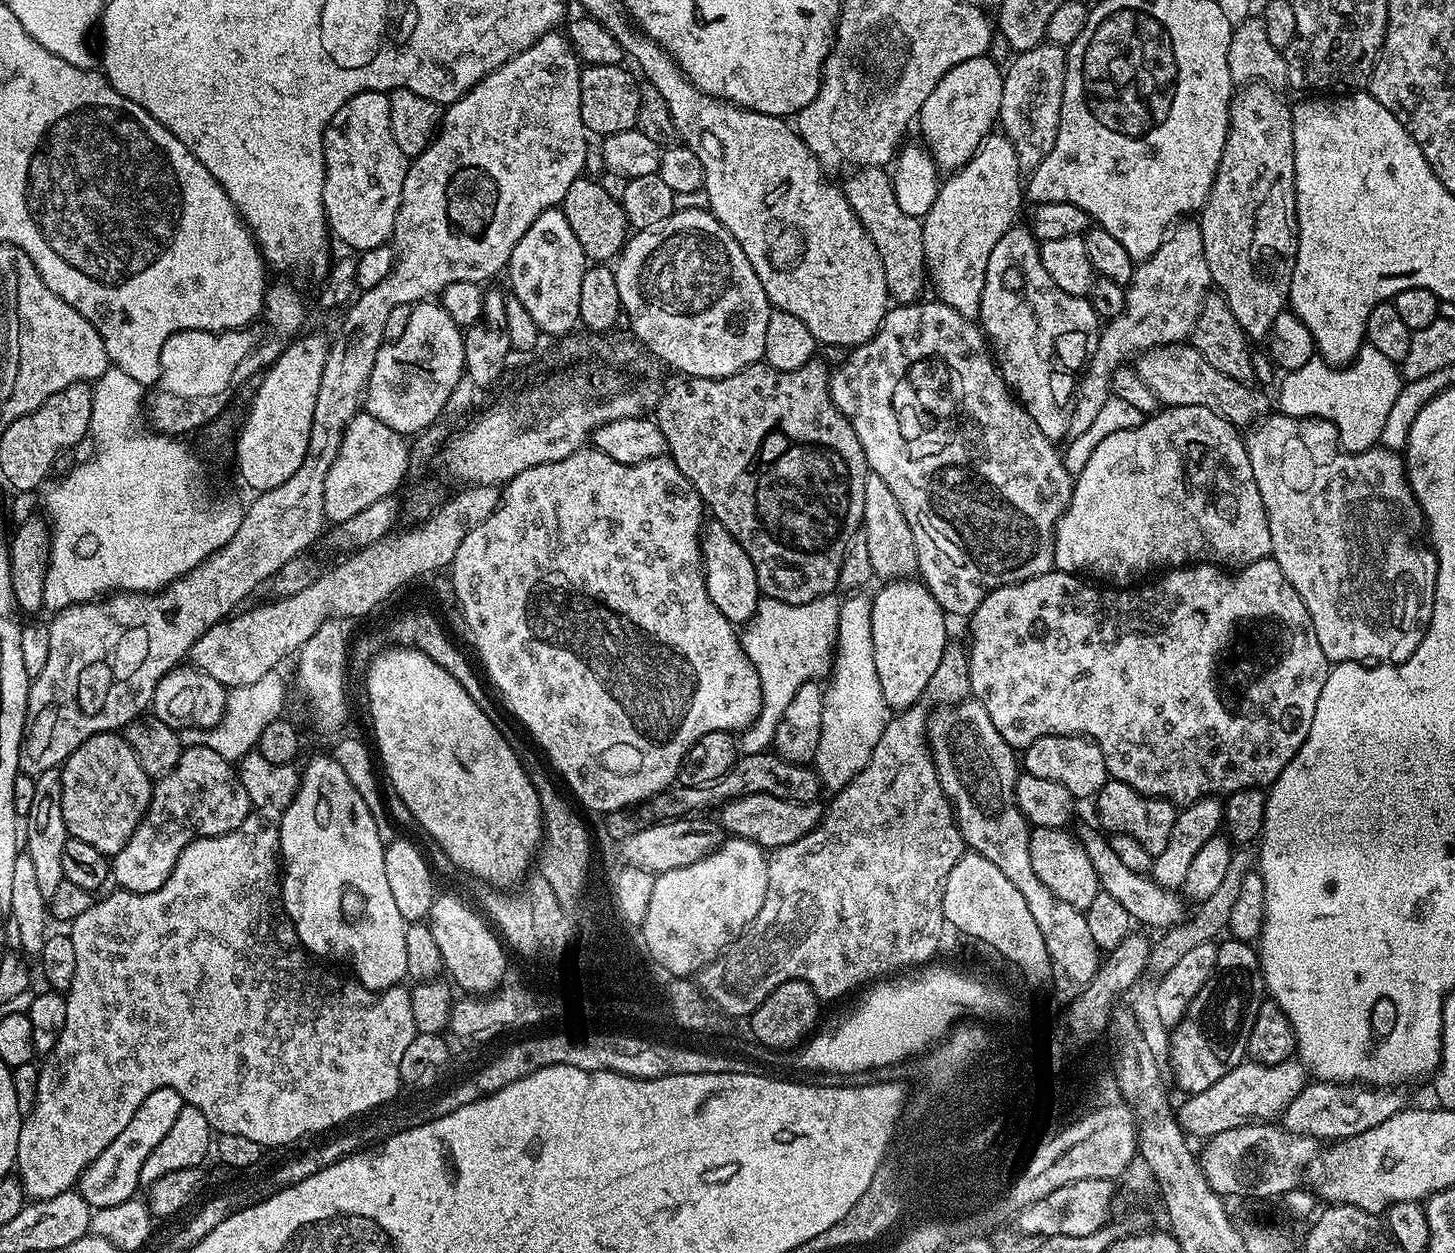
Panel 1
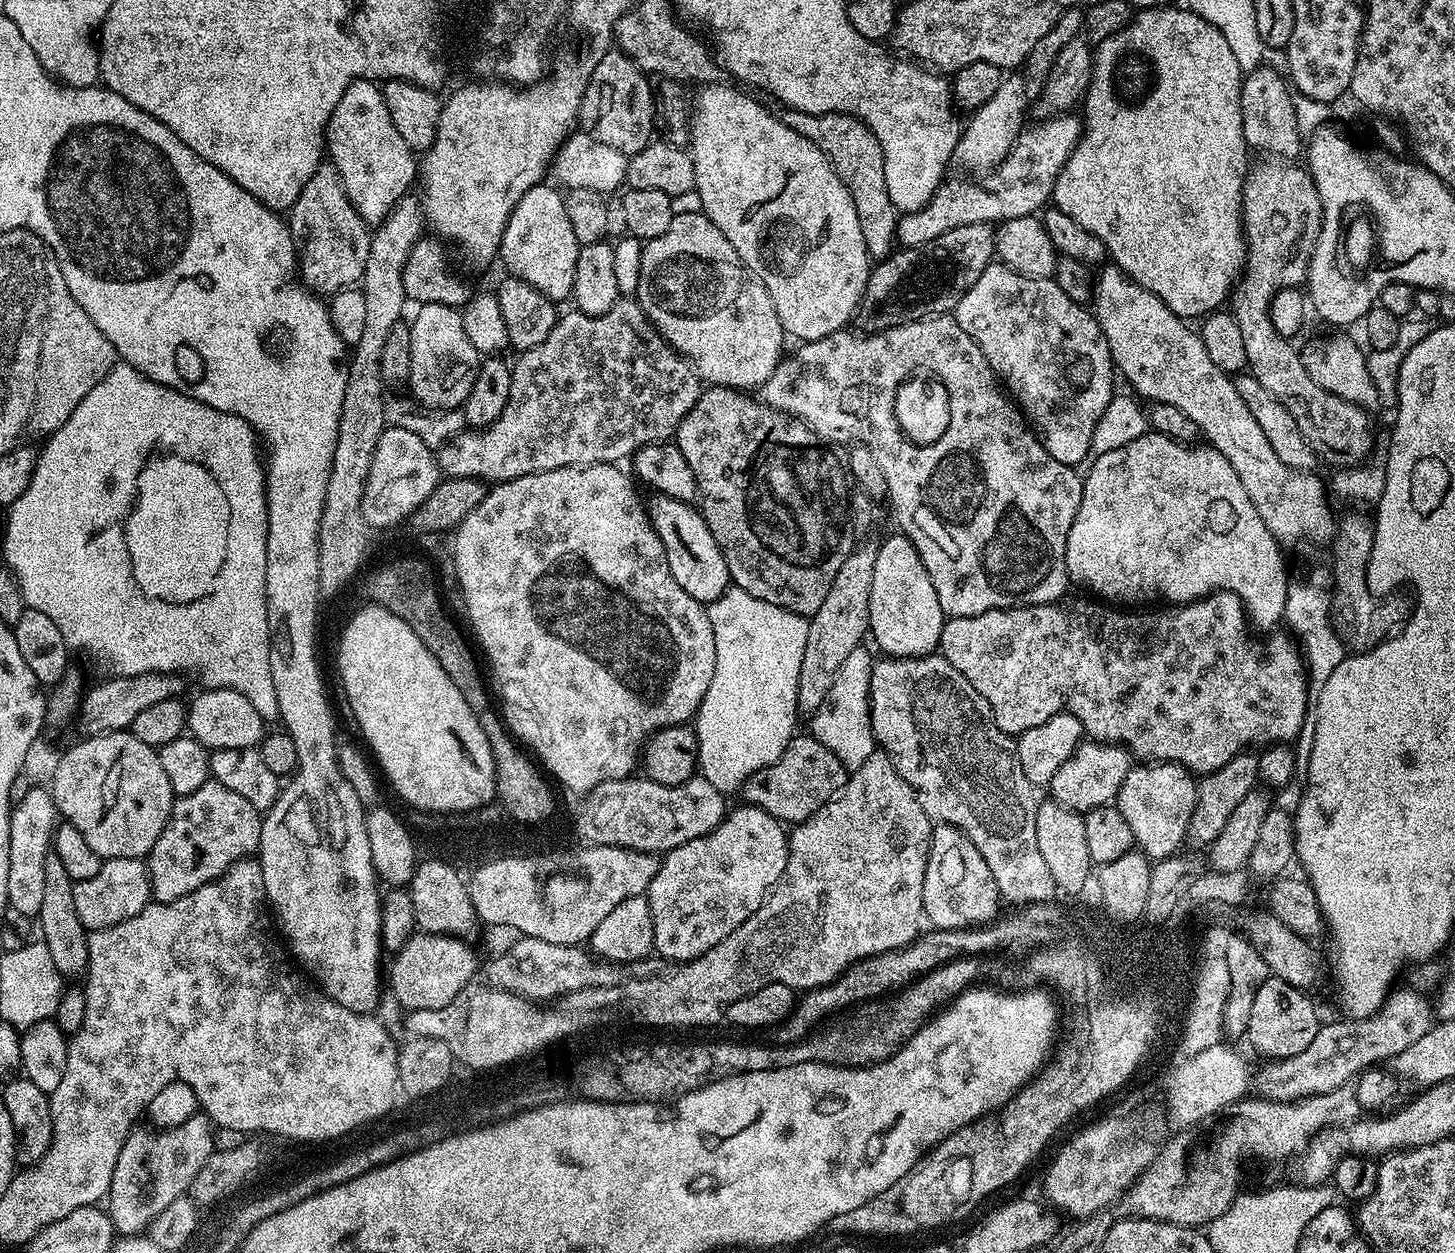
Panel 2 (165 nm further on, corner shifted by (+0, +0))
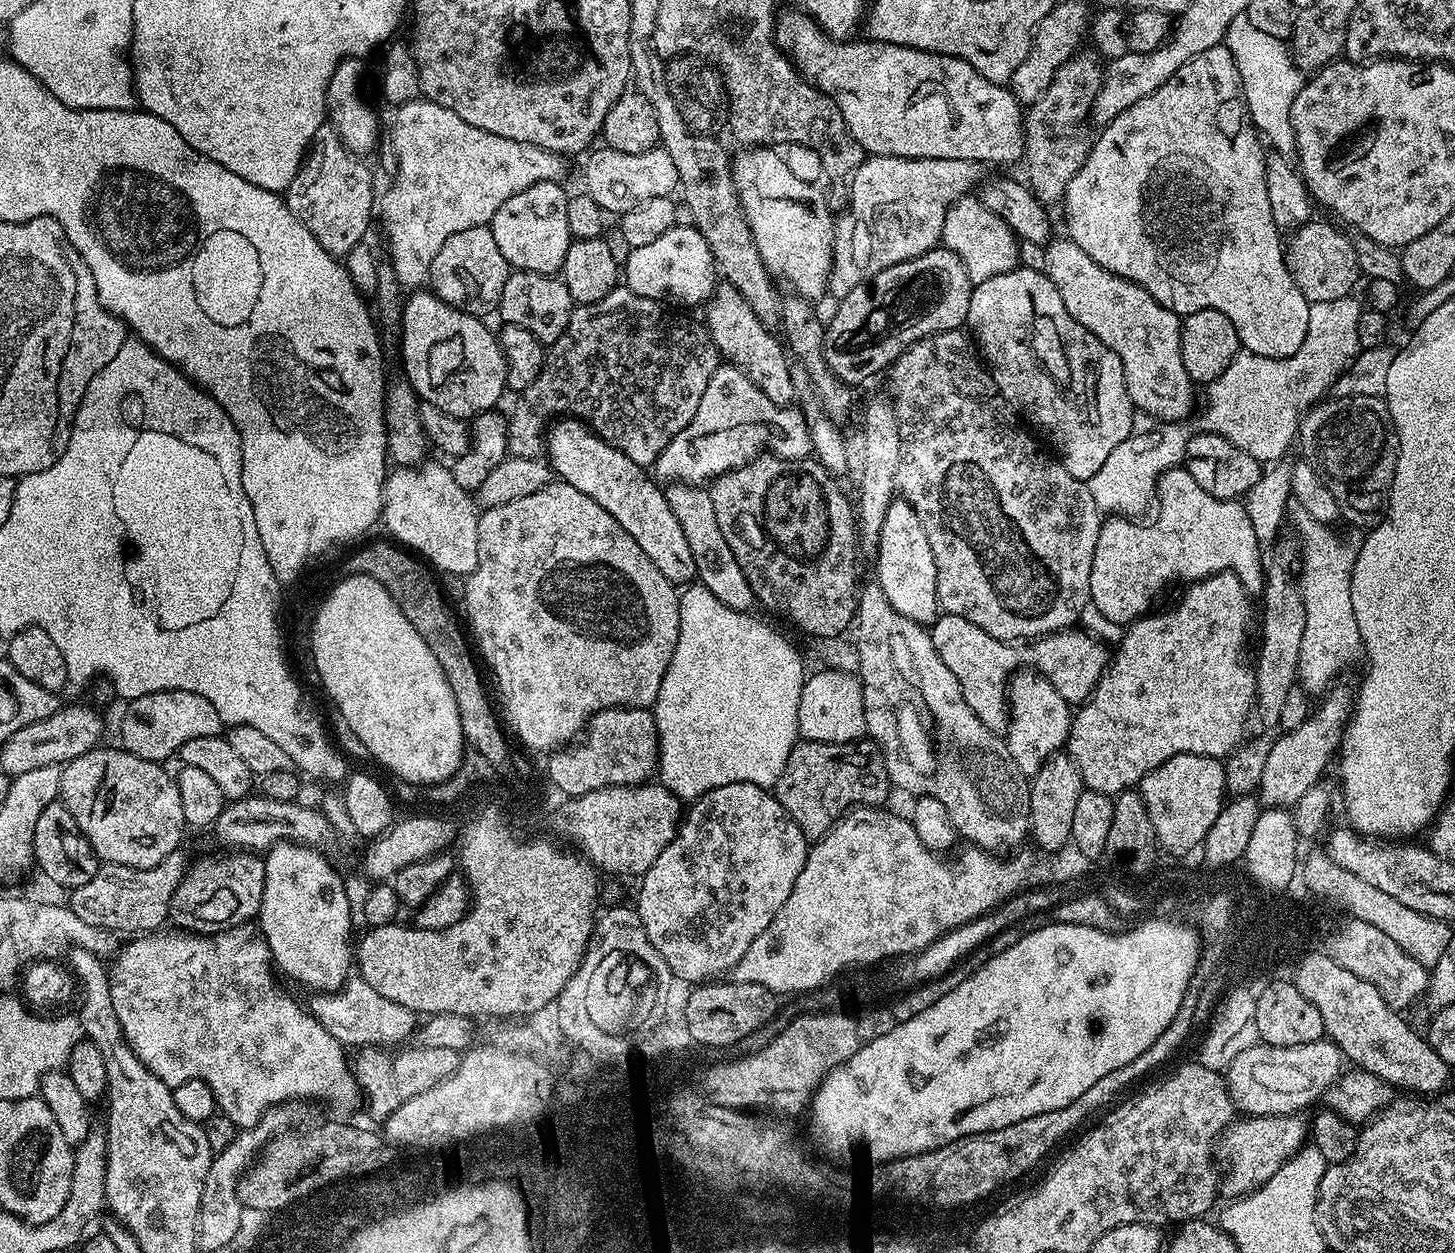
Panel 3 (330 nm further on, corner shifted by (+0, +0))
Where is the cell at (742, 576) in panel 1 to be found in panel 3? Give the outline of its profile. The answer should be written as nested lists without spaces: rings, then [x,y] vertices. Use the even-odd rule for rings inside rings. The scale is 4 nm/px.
[[[575,418],[557,419],[547,429],[546,460],[559,479],[574,486],[574,490],[582,490],[586,498],[594,498],[602,510],[609,512],[671,584],[687,586],[696,580],[694,554],[690,554],[686,534],[682,534],[682,526],[678,526],[678,518],[666,502],[664,488],[644,473],[645,465],[626,458],[622,450],[607,444],[583,420]]]

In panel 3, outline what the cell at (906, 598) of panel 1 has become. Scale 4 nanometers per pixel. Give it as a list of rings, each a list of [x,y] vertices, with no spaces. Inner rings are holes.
[[[897,498],[886,510],[886,518],[882,521],[882,538],[878,542],[874,563],[880,575],[877,576],[878,582],[886,594],[888,604],[894,606],[898,614],[906,614],[906,618],[914,622],[931,625],[941,611],[936,589],[938,570],[934,566],[934,550],[930,550],[926,530],[922,530],[922,522],[918,522],[918,514],[910,502]]]

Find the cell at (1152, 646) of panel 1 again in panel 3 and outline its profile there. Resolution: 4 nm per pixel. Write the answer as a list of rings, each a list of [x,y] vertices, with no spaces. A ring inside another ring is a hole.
[[[937,615],[930,631],[934,650],[938,650],[938,658],[946,662],[950,674],[954,674],[954,678],[958,678],[958,686],[962,686],[962,698],[966,698],[966,706],[970,706],[970,710],[974,710],[974,714],[982,718],[987,728],[1001,734],[1008,730],[1010,677],[1021,665],[1031,666],[1036,670],[1052,668],[1052,685],[1069,705],[1079,706],[1095,692],[1096,684],[1110,659],[1109,649],[1108,652],[1104,649],[1107,648],[1105,641],[1076,626],[1051,632],[1048,636],[1038,636],[1027,646],[994,638],[986,634],[986,630],[974,626],[974,622],[966,622],[966,618],[961,616]]]

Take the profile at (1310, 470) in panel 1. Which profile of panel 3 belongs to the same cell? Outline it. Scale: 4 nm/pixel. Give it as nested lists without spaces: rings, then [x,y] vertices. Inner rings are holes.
[[[1061,238],[1056,242],[1051,241],[1047,245],[1044,257],[1046,274],[1054,282],[1058,302],[1066,306],[1066,310],[1078,323],[1096,335],[1121,359],[1126,390],[1129,392],[1135,411],[1159,420],[1187,421],[1186,418],[1192,412],[1192,403],[1195,402],[1196,396],[1192,393],[1194,381],[1183,366],[1180,349],[1181,317],[1158,303],[1141,284],[1133,284],[1126,277],[1103,268],[1090,254],[1086,254],[1086,250],[1082,250],[1072,240]]]

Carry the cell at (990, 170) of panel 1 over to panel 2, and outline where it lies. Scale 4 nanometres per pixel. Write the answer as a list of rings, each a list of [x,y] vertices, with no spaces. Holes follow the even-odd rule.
[[[1008,74],[1001,79],[998,90],[990,94],[990,98],[981,108],[975,109],[972,116],[963,125],[958,146],[952,155],[953,161],[964,168],[982,168],[991,170],[1001,164],[1017,144],[1017,140],[1026,128],[1024,115],[1030,112],[1030,101],[1026,96],[1026,82],[1023,75]]]

